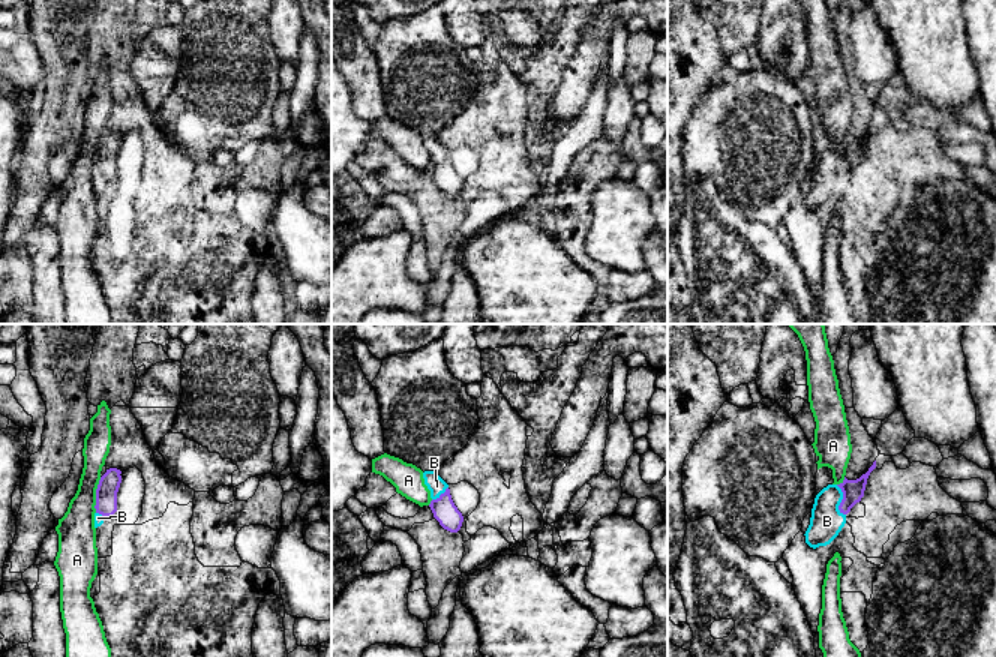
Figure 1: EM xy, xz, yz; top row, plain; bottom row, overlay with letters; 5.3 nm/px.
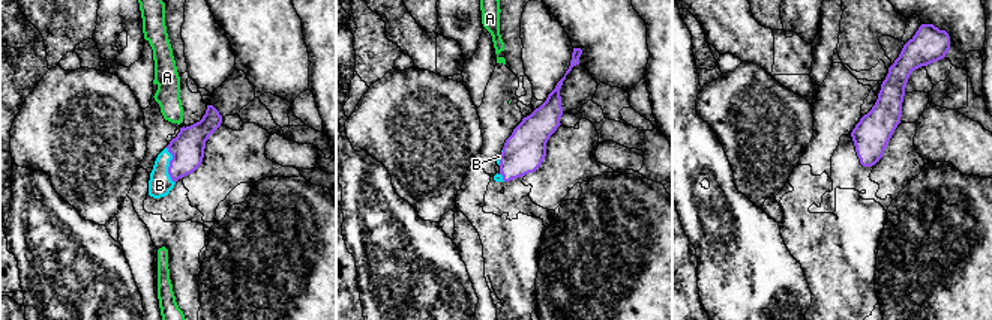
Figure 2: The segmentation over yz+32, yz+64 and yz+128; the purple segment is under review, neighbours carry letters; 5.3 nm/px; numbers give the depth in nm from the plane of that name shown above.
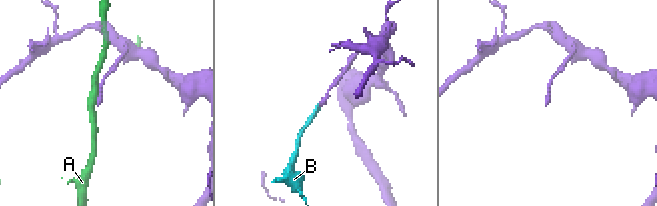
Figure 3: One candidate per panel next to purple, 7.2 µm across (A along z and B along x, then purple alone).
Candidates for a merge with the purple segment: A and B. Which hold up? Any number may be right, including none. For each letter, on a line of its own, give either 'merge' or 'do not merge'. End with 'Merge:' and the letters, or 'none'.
A: do not merge
B: merge
Merge: B

